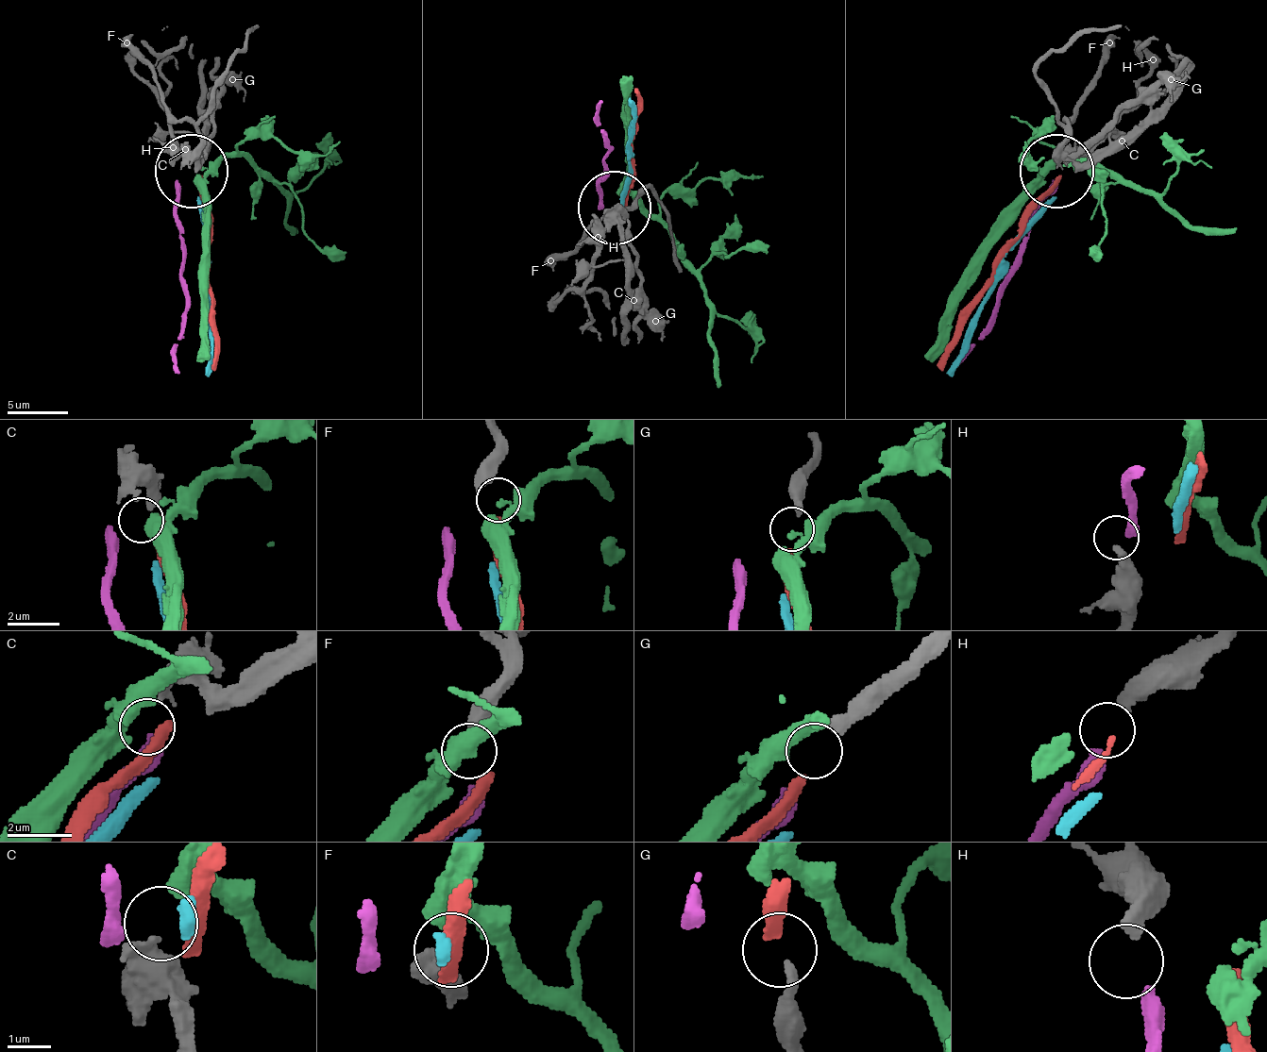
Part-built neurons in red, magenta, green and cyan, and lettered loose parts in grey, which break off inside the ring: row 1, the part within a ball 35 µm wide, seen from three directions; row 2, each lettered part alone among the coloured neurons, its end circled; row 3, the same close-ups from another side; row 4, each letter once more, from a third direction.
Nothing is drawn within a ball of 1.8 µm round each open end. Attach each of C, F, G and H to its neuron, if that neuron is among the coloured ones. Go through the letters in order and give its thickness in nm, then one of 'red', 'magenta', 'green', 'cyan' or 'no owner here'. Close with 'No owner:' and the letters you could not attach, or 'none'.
C: 280 nm | green
F: 650 nm | no owner here
G: 320 nm | red
H: 400 nm | magenta
No owner: F

